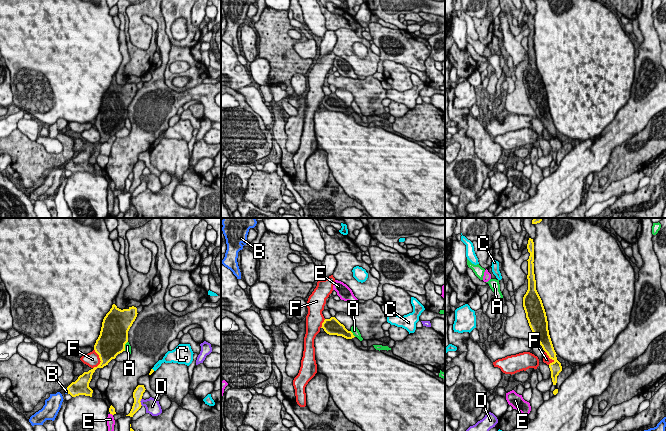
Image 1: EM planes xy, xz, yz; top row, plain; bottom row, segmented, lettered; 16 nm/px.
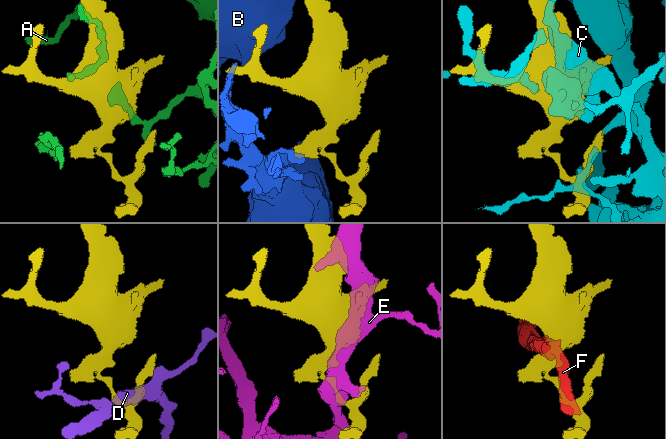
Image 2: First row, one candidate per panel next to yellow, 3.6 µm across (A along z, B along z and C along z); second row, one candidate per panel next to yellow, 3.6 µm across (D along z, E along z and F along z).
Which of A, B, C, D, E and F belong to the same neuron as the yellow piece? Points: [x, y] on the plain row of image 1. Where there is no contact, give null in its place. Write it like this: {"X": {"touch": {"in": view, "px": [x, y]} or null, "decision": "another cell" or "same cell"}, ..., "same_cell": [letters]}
{"A": {"touch": {"in": "xz", "px": [352, 110]}, "decision": "another cell"}, "B": {"touch": {"in": "xy", "px": [67, 166]}, "decision": "same cell"}, "C": {"touch": null, "decision": "another cell"}, "D": {"touch": {"in": "xy", "px": [140, 178]}, "decision": "another cell"}, "E": {"touch": {"in": "xy", "px": [111, 189]}, "decision": "another cell"}, "F": {"touch": {"in": "xy", "px": [100, 135]}, "decision": "another cell"}, "same_cell": ["B"]}

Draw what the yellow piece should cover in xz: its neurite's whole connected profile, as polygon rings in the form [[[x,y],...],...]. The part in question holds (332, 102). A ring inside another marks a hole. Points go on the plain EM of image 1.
[[[335,93],[325,95],[322,99],[324,107],[329,111],[342,112],[346,115],[352,115],[355,112],[351,107],[348,107],[343,100],[341,100]]]

